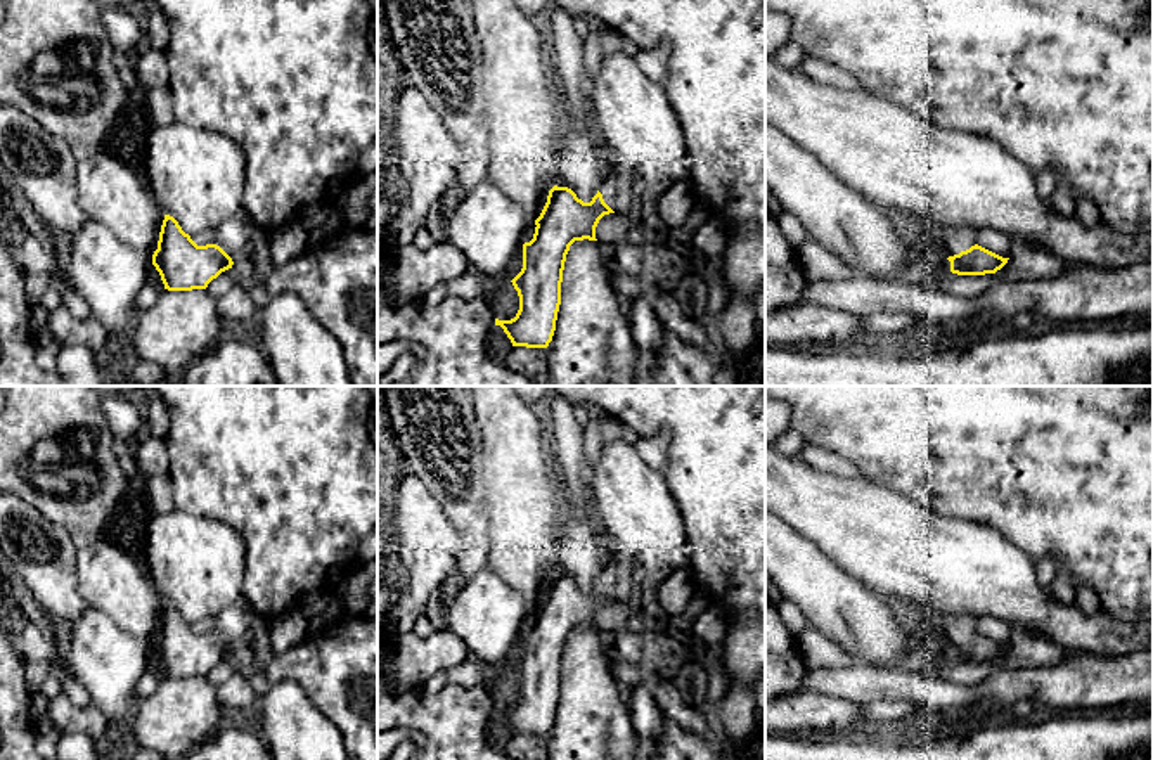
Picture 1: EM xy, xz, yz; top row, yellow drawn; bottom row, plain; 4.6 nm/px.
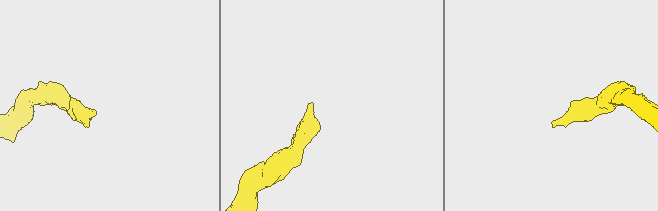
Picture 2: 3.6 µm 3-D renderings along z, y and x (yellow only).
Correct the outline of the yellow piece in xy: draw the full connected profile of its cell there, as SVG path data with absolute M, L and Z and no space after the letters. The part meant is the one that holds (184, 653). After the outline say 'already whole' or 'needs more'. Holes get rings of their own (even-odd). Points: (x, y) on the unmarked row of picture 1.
M241 597L216 618L213 632L197 634L178 609L164 602L152 653L168 679L206 677L222 660L244 646L256 630L258 618Z; needs more

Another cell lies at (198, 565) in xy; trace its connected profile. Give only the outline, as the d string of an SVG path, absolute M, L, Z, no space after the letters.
M175 509L154 514L147 530L147 570L164 602L173 604L190 625L216 618L242 597L246 542L227 523Z

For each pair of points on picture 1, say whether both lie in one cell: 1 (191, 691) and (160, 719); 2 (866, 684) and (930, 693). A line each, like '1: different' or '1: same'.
1: same
2: same

